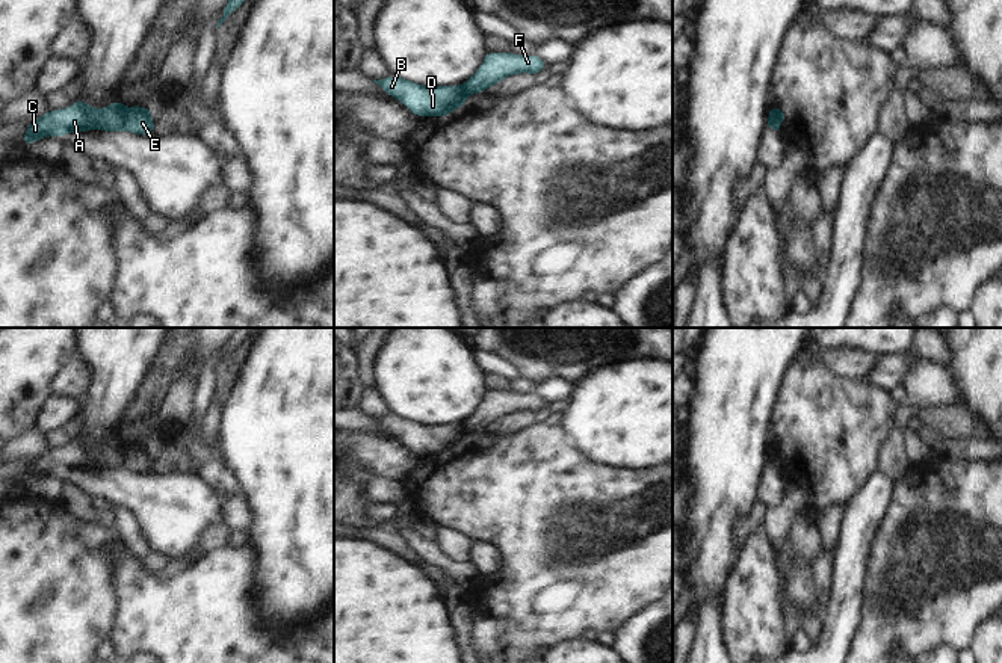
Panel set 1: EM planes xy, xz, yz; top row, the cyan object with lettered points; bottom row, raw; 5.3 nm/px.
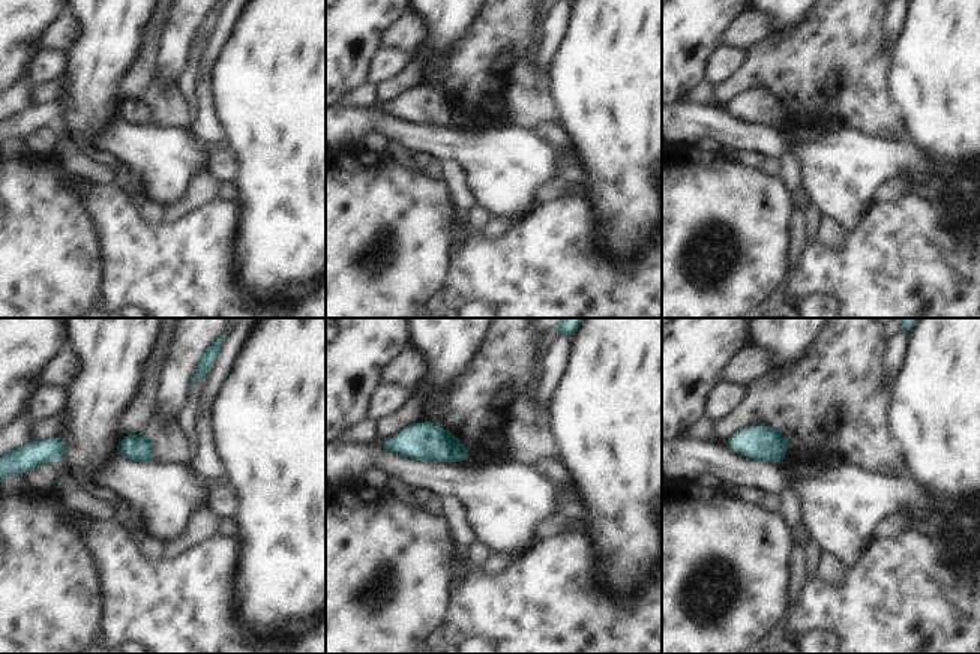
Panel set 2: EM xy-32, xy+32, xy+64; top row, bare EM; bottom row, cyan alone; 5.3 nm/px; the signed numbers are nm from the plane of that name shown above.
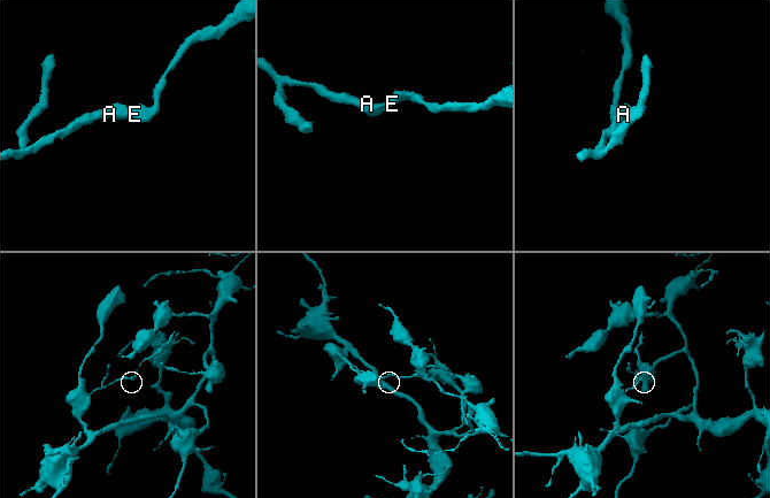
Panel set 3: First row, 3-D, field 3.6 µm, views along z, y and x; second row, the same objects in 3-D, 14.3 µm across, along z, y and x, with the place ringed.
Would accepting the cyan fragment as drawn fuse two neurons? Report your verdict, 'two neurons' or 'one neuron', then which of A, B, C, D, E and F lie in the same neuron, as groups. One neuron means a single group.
two neurons; A B C D / E F

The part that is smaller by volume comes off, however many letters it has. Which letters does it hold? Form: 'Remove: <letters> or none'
Remove: E, F

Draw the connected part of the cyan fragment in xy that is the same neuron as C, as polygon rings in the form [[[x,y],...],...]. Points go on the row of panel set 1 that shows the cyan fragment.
[[[79,100],[68,109],[48,110],[39,119],[32,121],[27,133],[20,140],[32,145],[39,137],[59,137],[73,131],[121,131],[124,128],[124,115],[125,107],[121,101],[112,103],[107,109],[92,109]]]

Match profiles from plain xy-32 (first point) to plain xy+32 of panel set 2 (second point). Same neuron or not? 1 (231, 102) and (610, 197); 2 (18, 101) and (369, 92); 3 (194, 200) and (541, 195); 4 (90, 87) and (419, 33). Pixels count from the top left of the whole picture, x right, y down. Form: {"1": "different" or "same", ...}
{"1": "same", "2": "same", "3": "same", "4": "different"}

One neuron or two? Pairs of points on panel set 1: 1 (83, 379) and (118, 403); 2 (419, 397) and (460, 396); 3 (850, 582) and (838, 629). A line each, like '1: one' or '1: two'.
1: two
2: one
3: one

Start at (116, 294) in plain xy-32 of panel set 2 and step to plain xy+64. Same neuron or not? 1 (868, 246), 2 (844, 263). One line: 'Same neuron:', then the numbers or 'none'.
Same neuron: 1, 2

